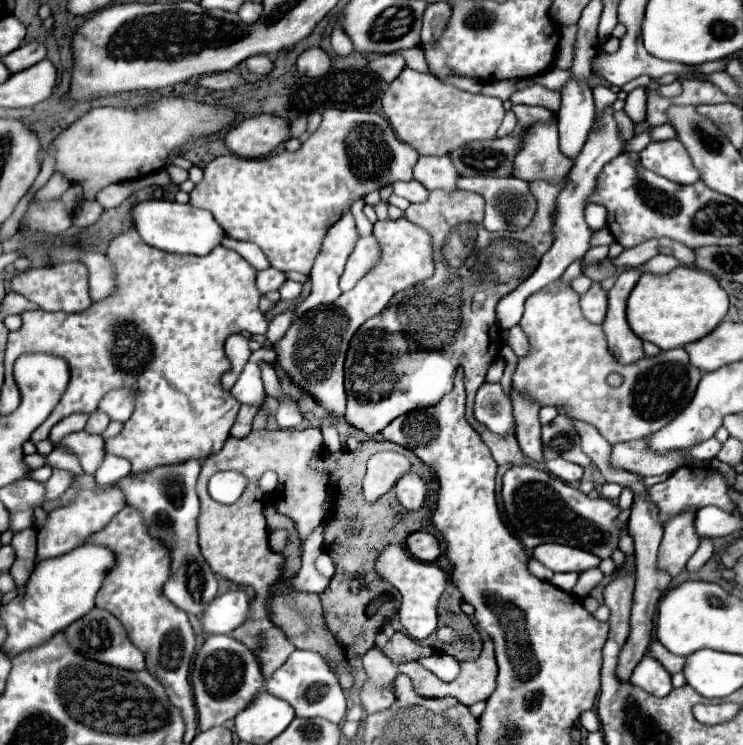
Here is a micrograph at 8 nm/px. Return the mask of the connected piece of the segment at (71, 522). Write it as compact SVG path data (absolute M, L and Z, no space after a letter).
M74 475L72 487L78 489L78 497L62 507L56 507L54 511L48 513L48 519L44 523L42 529L38 529L38 551L36 551L36 563L44 561L44 559L52 559L52 557L60 557L72 549L76 549L78 545L82 545L92 533L104 529L112 517L122 511L126 507L126 501L122 501L122 493L118 493L118 489L110 489L110 485L106 485L106 493L96 493L96 479L94 475Z

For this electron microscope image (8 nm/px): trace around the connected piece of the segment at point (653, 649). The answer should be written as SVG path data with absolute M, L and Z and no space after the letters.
M658 641L656 643L652 643L650 645L650 653L652 653L652 657L656 657L664 667L666 667L666 671L668 673L680 673L682 671L682 665L686 665L686 657L678 657L678 655L674 655L674 653L670 653L664 645L660 645Z

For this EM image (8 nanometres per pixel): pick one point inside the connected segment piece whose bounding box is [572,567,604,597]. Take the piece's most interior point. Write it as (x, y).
(589, 579)

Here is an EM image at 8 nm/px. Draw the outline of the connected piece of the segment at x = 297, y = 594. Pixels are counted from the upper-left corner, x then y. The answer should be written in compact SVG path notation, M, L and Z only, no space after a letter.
M268 505L264 509L264 515L266 515L266 521L268 521L268 529L274 531L274 529L288 529L290 533L290 543L288 547L282 551L282 555L286 557L286 569L284 569L284 579L282 579L282 585L276 585L272 591L274 591L274 601L270 603L270 617L272 621L288 635L290 641L294 641L296 649L306 649L306 651L316 651L320 653L322 657L330 659L338 673L340 673L340 685L342 689L350 689L354 685L354 673L352 673L352 665L348 661L348 655L346 651L336 643L336 639L332 637L332 633L326 629L324 621L322 621L322 605L320 605L320 597L316 593L302 593L302 591L294 591L290 587L290 577L294 577L298 571L300 571L300 541L298 541L298 531L294 529L294 521L290 521L290 517L286 515L280 515L272 505Z

